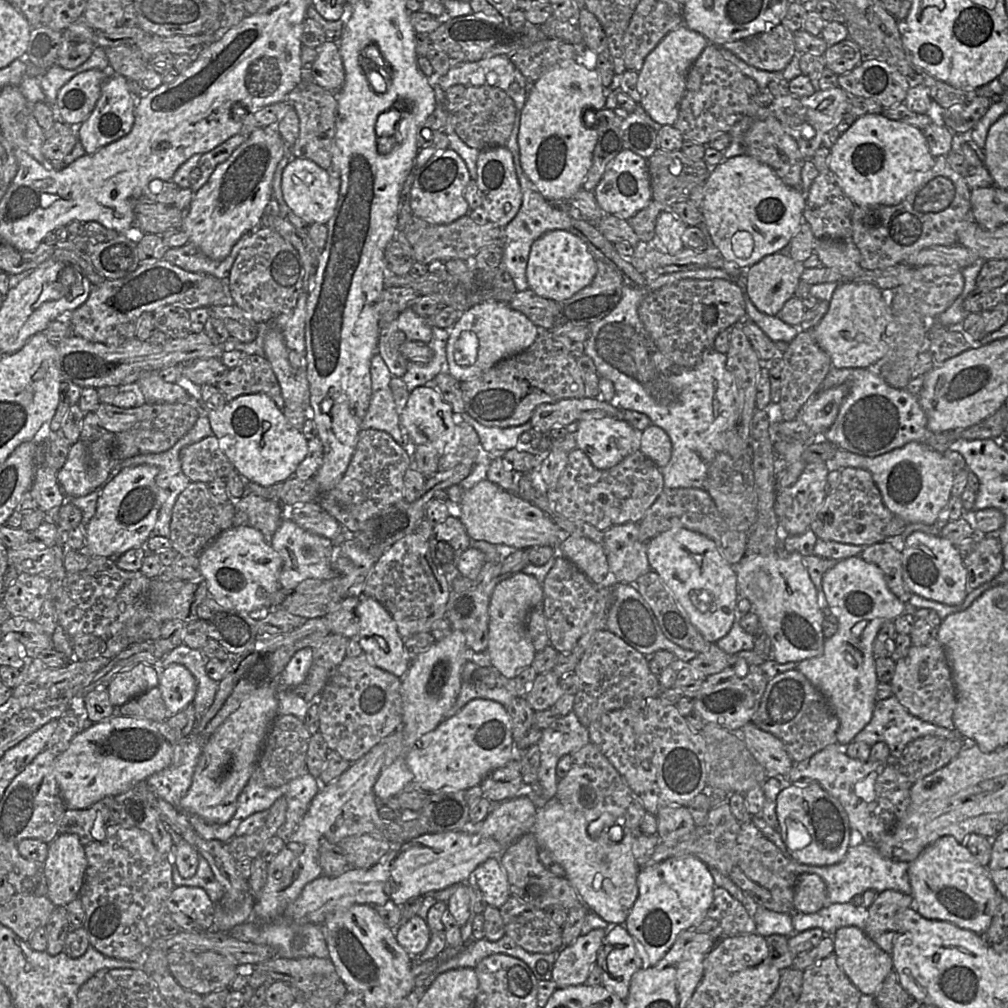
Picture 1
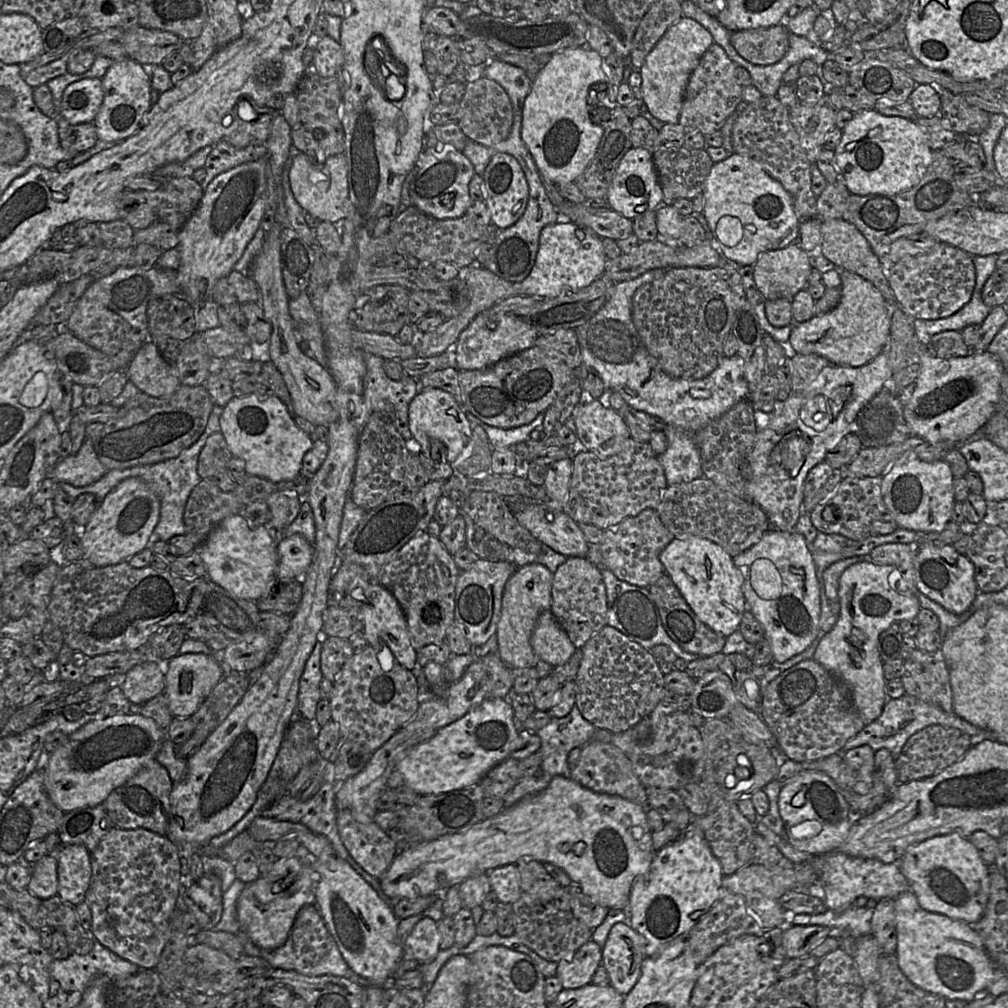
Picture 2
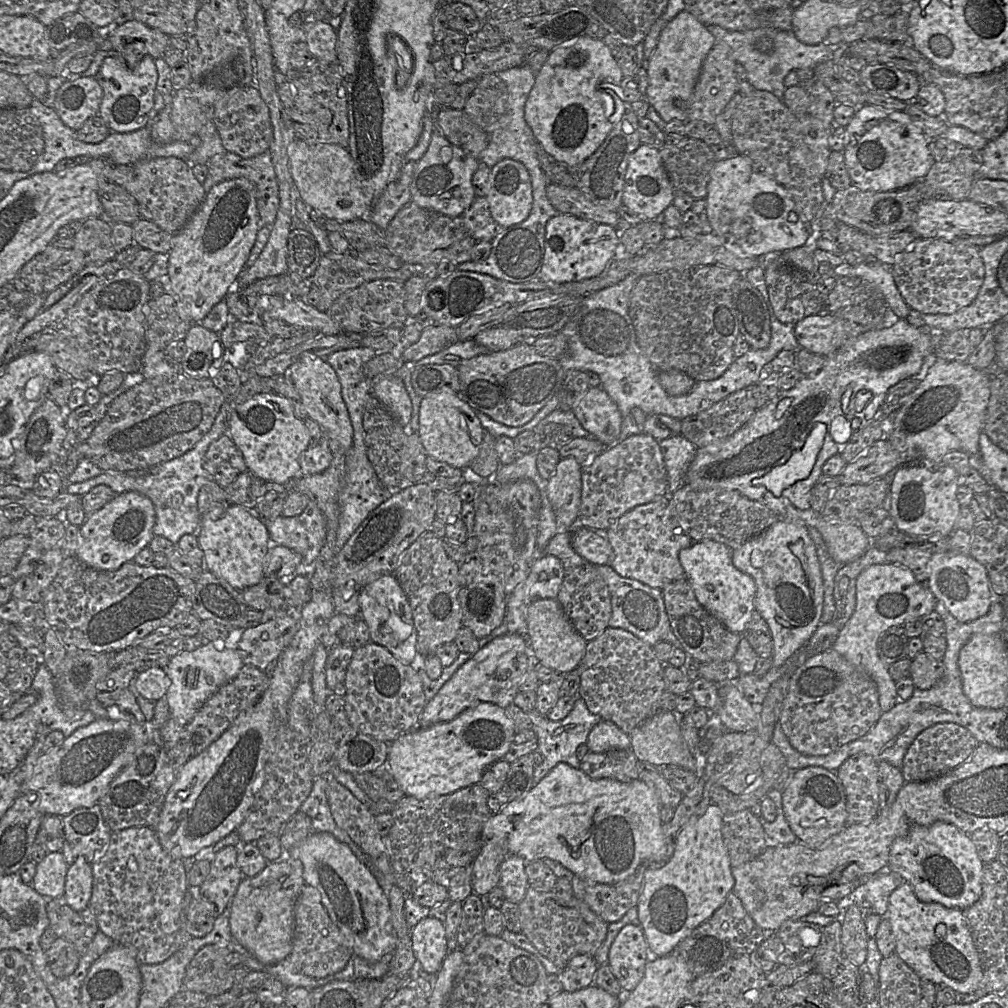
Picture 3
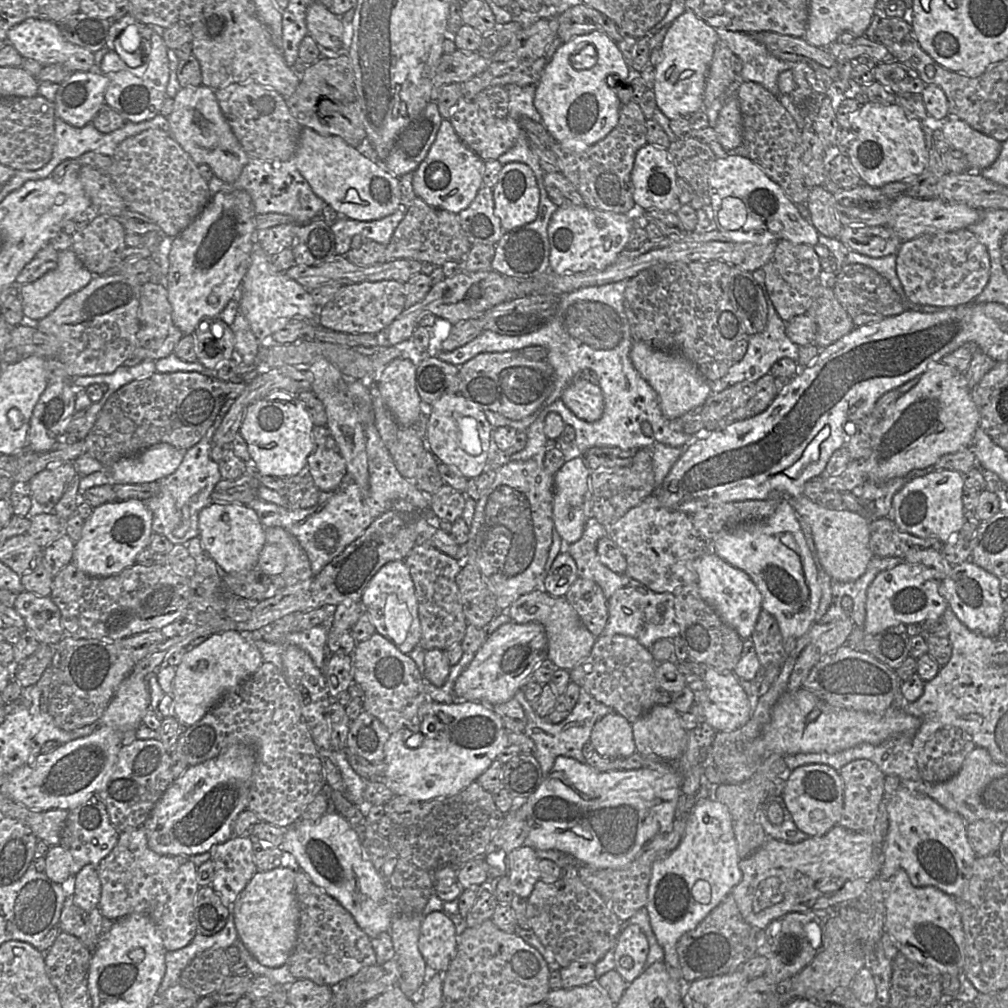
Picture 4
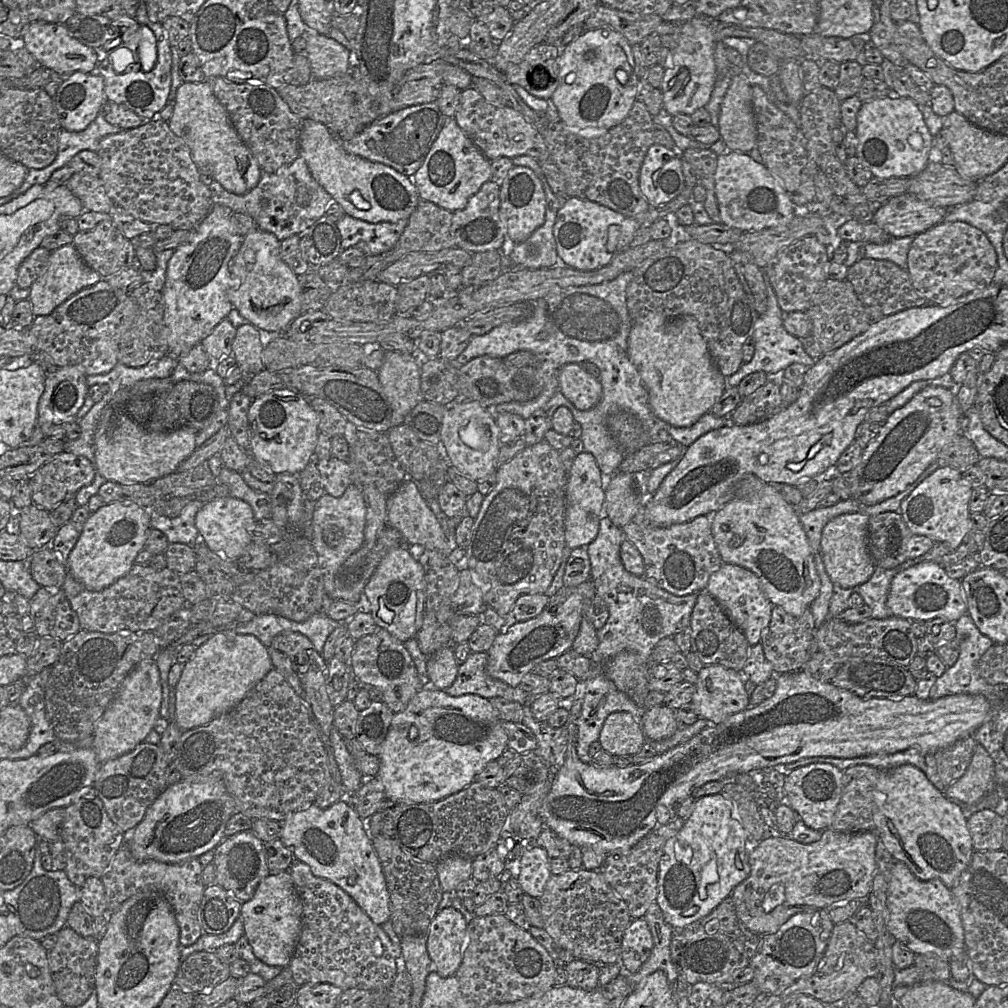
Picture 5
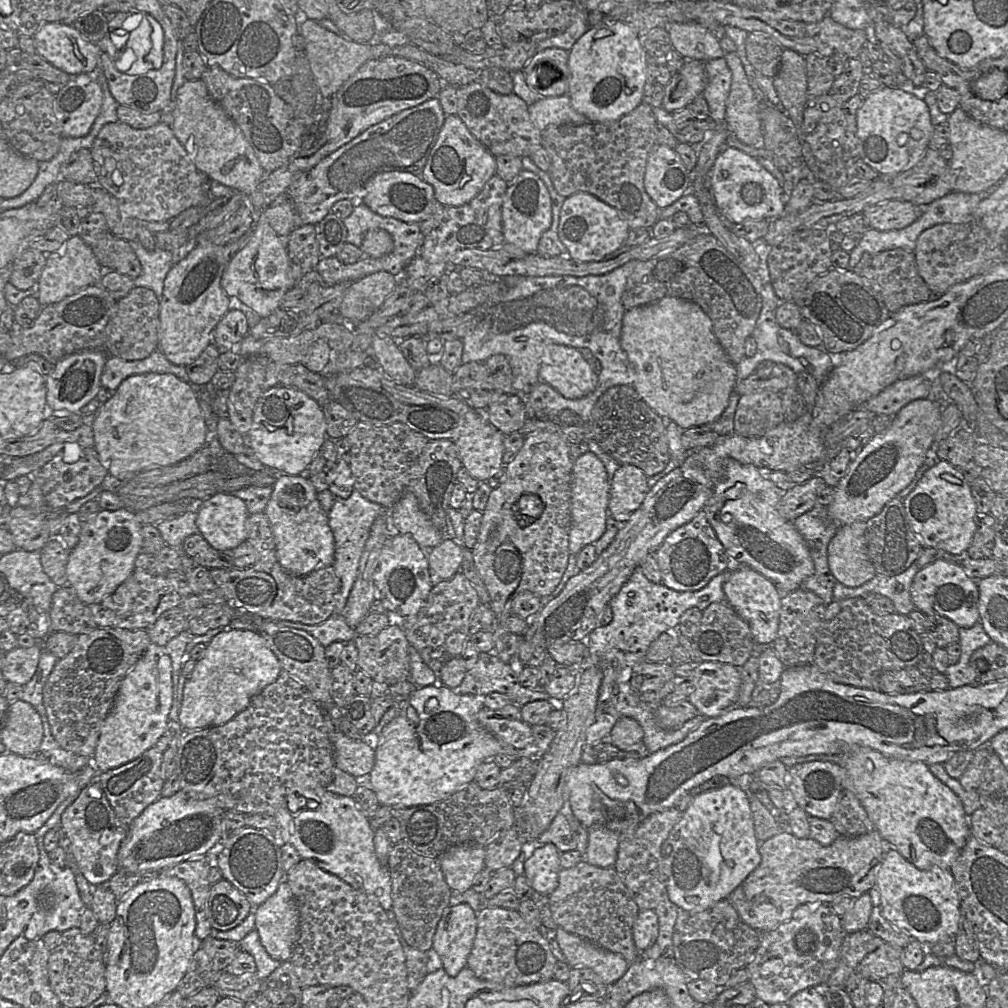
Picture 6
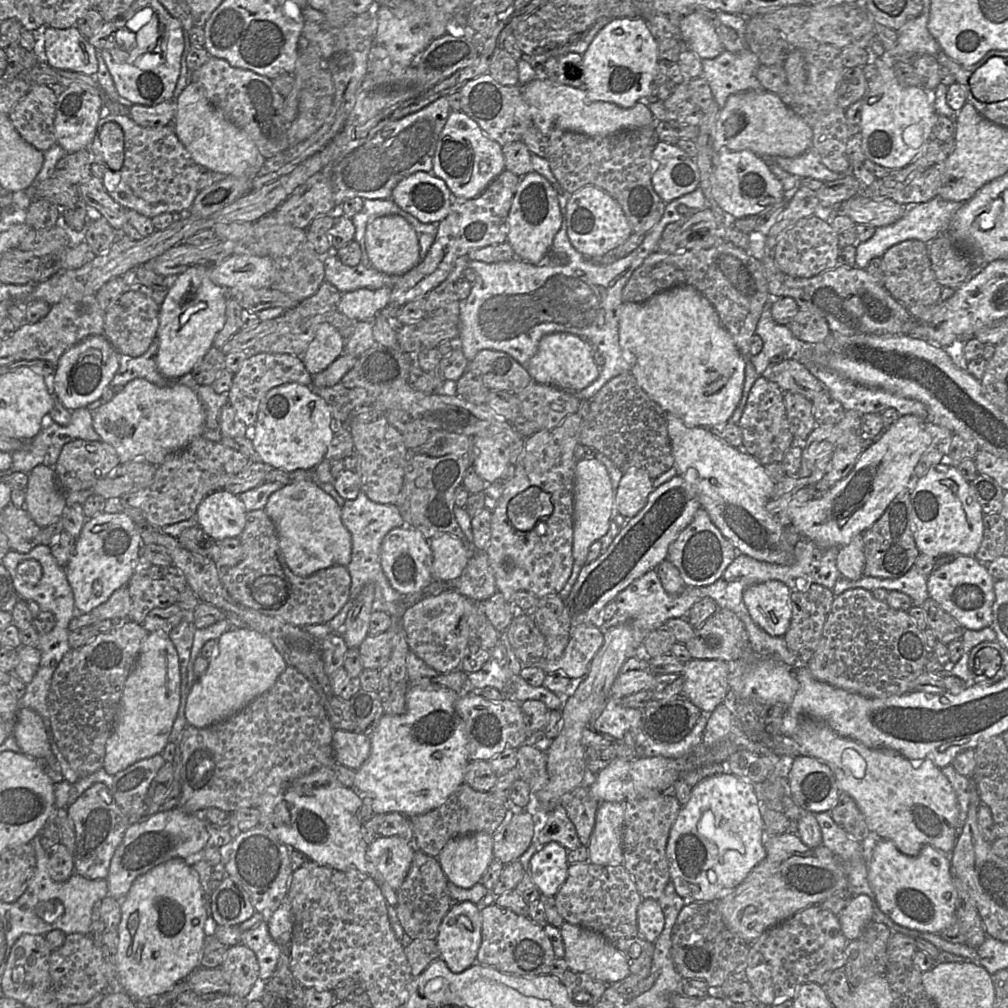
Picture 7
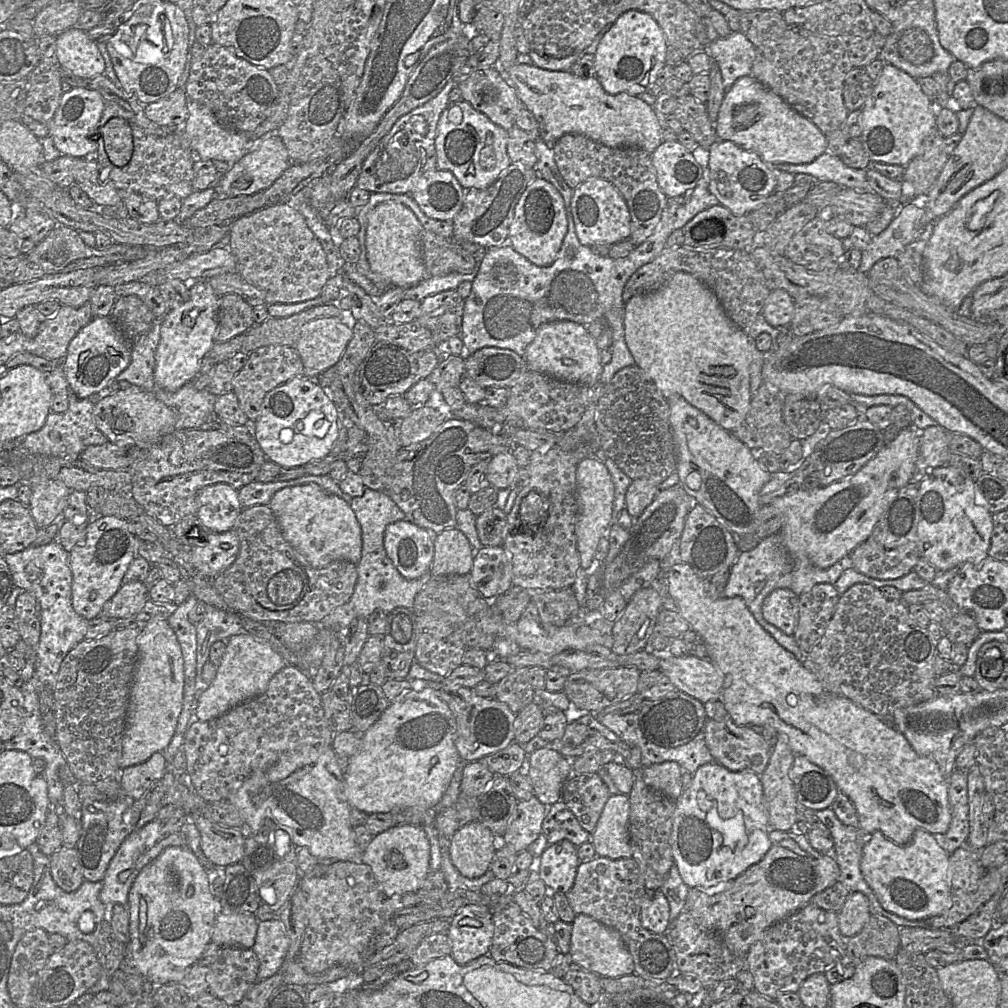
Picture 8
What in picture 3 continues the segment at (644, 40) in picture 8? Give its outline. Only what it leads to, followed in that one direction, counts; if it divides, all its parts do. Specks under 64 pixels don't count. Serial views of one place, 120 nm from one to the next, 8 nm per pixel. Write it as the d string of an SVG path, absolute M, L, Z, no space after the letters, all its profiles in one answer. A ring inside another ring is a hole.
M583 36L554 48L536 73L534 86L524 107L525 121L535 140L555 161L567 167L581 165L599 148L614 127L609 118L614 113L615 102L602 84L616 83L620 88L623 78L619 65L603 40ZM573 53L585 57L581 66L569 64Z

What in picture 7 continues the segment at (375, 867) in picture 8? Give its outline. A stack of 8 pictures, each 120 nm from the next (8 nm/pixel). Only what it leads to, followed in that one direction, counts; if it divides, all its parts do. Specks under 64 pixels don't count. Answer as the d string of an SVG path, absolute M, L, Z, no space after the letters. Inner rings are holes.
M378 835L369 845L366 857L383 879L397 891L413 860L415 846L399 836Z

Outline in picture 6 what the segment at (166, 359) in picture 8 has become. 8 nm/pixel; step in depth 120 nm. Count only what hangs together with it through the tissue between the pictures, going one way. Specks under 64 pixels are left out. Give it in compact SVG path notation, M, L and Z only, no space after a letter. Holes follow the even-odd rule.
M196 242L187 255L174 263L164 281L159 311L158 349L168 361L186 366L212 343L212 332L230 310L229 297L221 287L222 274L230 261L225 245Z

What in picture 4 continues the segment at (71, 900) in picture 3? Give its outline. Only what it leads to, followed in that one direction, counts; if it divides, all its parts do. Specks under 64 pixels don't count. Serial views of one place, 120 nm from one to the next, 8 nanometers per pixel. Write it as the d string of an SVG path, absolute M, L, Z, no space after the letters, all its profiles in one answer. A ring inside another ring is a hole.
M85 865L74 876L73 902L89 913L98 907L101 896L101 882L95 866Z

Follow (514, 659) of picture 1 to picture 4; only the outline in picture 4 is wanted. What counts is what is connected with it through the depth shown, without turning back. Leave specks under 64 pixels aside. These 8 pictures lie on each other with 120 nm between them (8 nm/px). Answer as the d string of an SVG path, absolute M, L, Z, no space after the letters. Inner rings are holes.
M563 541L561 550L543 582L543 589L555 597L565 596L571 585L579 577L576 562L566 551L567 544L566 541Z

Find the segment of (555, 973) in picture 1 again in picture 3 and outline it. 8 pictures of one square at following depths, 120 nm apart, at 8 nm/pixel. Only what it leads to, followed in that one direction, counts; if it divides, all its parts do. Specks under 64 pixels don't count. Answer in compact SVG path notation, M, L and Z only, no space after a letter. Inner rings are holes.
M593 955L574 956L558 975L563 990L574 992L594 984L598 964Z

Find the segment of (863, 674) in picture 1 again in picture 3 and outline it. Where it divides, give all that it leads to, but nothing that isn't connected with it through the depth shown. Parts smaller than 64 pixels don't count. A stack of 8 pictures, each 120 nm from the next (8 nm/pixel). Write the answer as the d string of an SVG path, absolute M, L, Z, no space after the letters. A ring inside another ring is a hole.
M874 564L865 568L856 579L856 606L831 648L852 664L863 668L875 681L879 705L883 712L889 711L897 702L896 682L877 654L879 636L891 626L905 624L931 613L937 603L936 597L926 584L919 583L912 571L900 564Z

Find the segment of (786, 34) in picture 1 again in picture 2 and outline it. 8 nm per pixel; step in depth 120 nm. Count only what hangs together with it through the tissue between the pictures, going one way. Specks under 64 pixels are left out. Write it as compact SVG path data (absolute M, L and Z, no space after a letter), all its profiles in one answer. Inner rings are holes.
M785 24L734 31L730 42L737 53L755 65L771 65L783 58L789 48L789 30Z

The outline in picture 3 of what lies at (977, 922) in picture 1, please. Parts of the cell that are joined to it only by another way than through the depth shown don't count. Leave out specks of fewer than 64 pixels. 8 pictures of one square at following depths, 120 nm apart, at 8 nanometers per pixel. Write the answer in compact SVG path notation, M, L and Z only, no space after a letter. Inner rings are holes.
M936 821L929 826L914 825L906 835L896 838L890 848L888 866L890 871L898 873L911 885L922 902L937 902L947 908L966 910L982 893L983 862L970 835L944 821Z

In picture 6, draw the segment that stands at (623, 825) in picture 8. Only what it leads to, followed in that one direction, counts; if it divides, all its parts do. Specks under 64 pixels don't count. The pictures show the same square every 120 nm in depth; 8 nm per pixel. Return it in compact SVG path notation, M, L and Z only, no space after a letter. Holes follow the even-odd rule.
M600 825L588 828L588 844L584 859L593 866L613 867L618 852L619 835Z

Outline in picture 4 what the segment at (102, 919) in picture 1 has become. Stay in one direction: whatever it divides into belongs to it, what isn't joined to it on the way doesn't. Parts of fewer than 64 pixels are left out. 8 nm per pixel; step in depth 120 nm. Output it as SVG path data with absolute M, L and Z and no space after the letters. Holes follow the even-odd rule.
M143 826L120 832L115 847L96 867L101 882L98 910L112 921L132 913L145 914L155 924L167 952L187 946L197 934L194 899L200 888L197 866L189 857L160 855L152 851Z

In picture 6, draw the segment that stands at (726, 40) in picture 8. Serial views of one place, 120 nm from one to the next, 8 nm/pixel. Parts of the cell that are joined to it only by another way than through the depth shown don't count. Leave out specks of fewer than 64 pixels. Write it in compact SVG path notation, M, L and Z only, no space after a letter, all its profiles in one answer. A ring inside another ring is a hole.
M724 57L705 62L705 71L707 83L703 96L709 106L710 118L717 124L724 124L726 103L731 88L731 70Z

